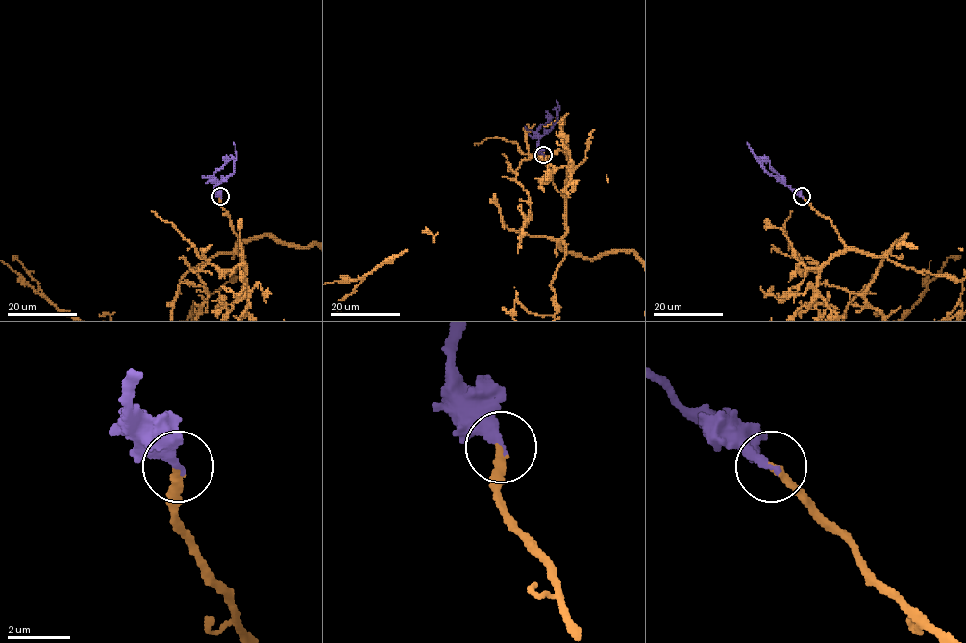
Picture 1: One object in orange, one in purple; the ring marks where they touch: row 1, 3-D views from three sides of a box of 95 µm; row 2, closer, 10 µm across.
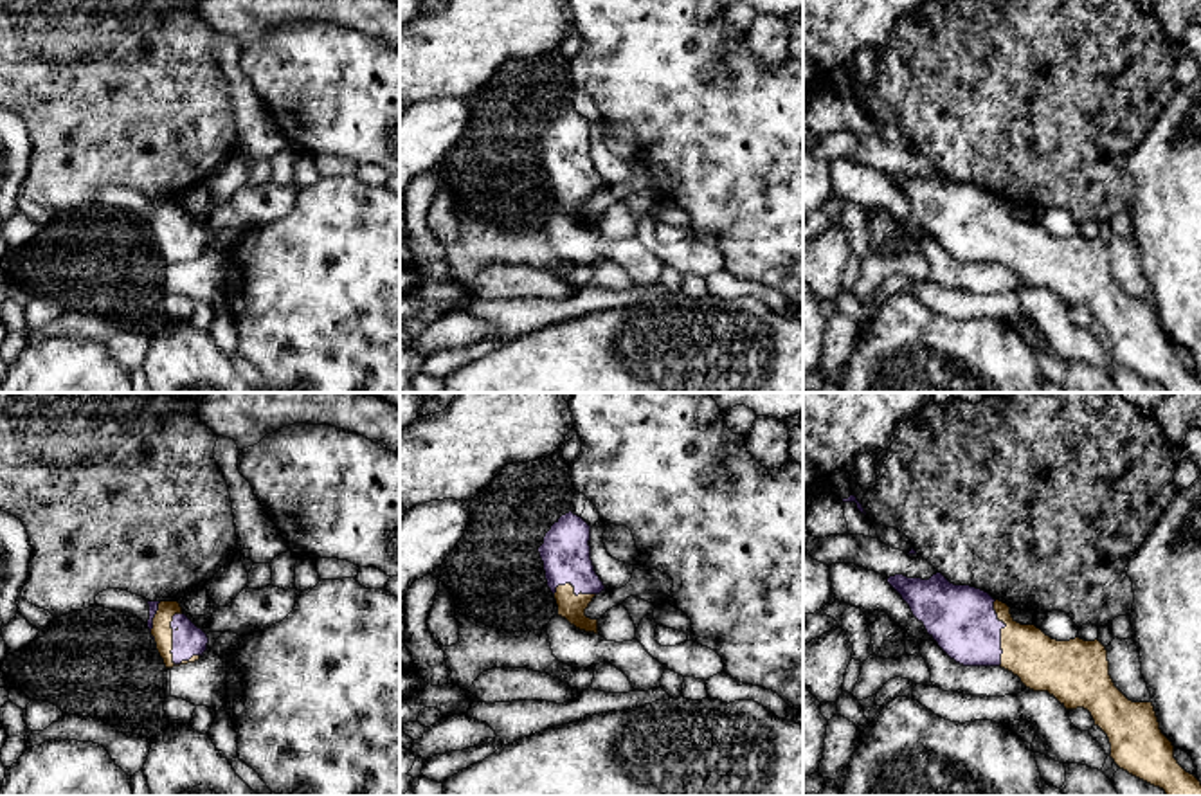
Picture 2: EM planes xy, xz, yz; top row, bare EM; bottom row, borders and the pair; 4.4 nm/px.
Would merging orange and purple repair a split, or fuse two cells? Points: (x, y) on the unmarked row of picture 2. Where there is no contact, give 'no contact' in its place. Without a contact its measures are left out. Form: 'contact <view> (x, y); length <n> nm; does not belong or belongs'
contact xy (171, 235); length 240 nm; belongs

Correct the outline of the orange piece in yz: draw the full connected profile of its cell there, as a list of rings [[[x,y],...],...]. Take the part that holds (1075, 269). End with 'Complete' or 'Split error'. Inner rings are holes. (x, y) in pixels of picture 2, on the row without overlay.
[[[942,169],[929,176],[895,171],[888,180],[951,256],[963,263],[1001,263],[1017,272],[1026,285],[1053,292],[1066,306],[1088,306],[1095,322],[1107,331],[1109,353],[1120,366],[1163,385],[1167,393],[1201,393],[1201,378],[1174,355],[1174,342],[1161,330],[1152,299],[1133,299],[1115,283],[1107,247],[1098,236],[1052,236],[1035,222],[1017,220],[1007,200],[981,185],[954,182]]]. Split error

